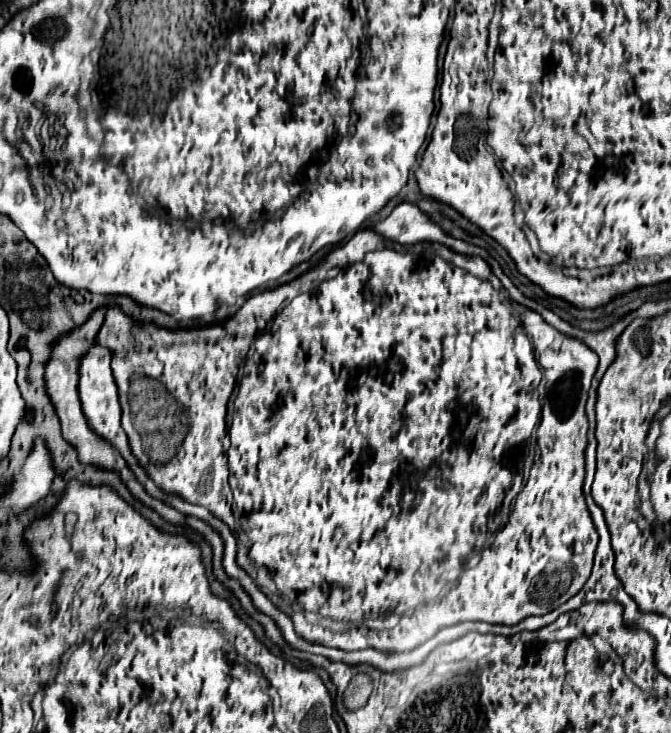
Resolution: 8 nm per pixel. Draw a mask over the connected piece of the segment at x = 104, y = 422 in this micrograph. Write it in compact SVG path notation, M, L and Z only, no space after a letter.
M91 345L91 349L87 349L87 353L81 357L79 361L79 393L81 393L81 405L83 405L83 413L85 419L89 423L89 429L93 433L97 433L99 437L103 437L111 447L115 447L123 459L131 457L131 451L127 449L127 437L123 437L123 429L119 429L119 419L121 419L121 407L117 401L117 385L111 373L111 353L105 347L99 345Z

